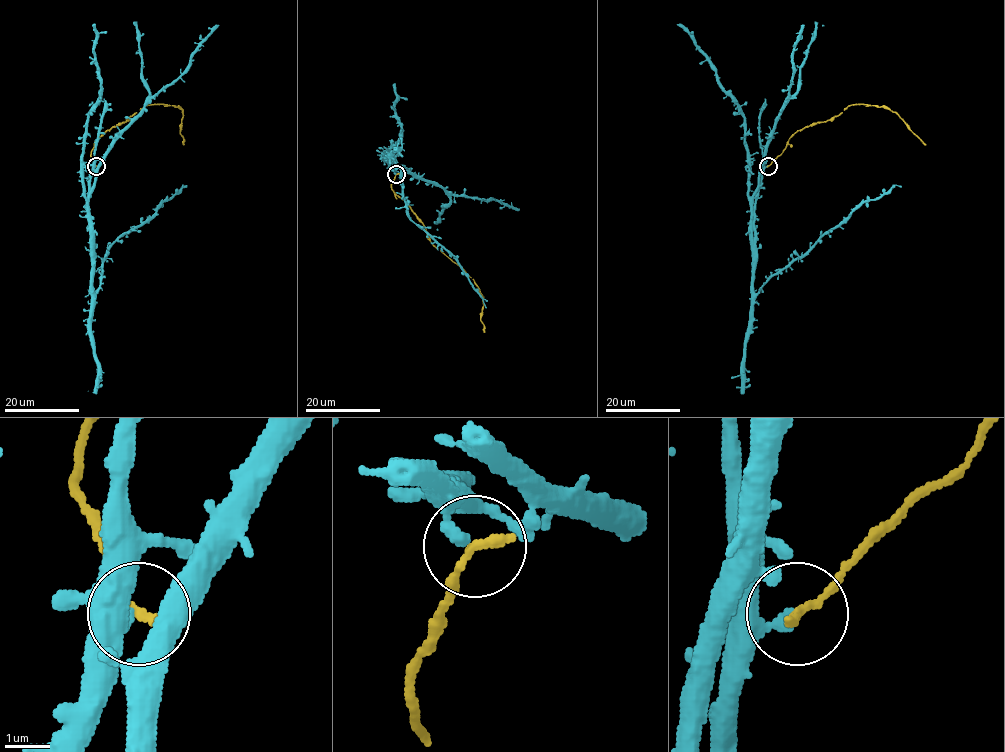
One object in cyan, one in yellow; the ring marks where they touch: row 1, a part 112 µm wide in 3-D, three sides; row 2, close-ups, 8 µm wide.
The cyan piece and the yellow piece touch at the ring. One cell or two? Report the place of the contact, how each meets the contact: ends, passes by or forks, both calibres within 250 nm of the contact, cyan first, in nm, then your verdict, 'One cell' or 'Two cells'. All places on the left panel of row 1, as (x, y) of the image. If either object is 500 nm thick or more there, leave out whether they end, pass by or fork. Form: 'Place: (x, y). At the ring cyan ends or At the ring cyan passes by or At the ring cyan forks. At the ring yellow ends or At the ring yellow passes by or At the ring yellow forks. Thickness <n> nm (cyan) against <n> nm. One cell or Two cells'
Place: (96, 166). At the ring cyan ends. At the ring yellow ends. Thickness 280 nm (cyan) against 240 nm. Two cells

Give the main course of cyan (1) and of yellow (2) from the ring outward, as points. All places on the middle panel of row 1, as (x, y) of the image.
1: (396, 174), (390, 167), (389, 159), (400, 168), (406, 214), (457, 259), (486, 307)
2: (396, 174), (391, 189), (423, 224), (427, 237), (474, 281), (483, 299), (481, 321), (485, 332)

